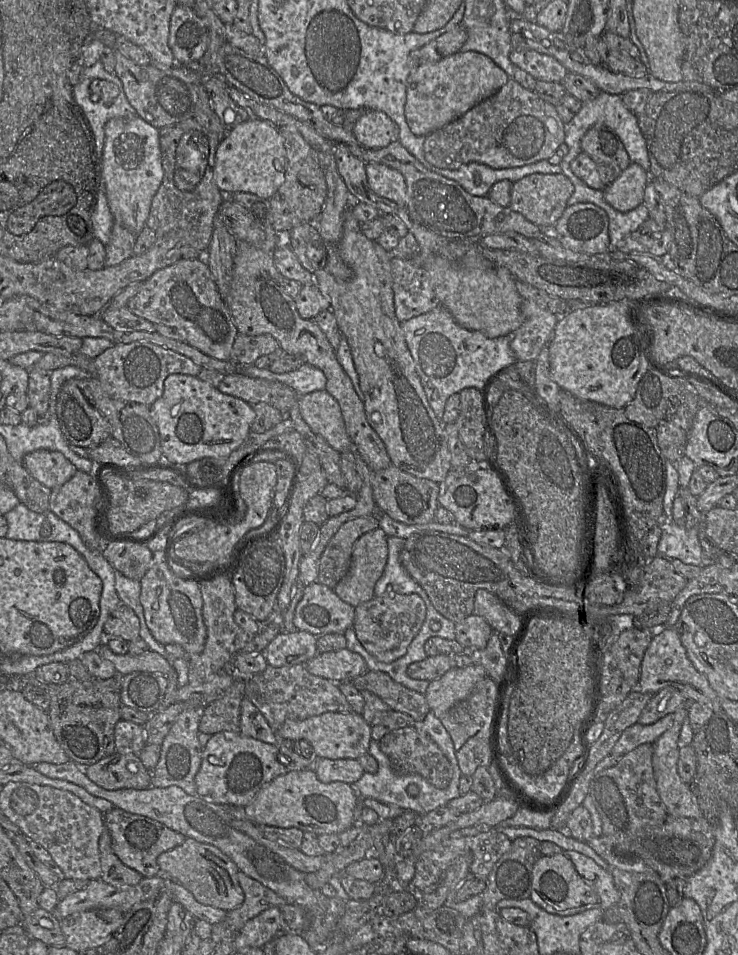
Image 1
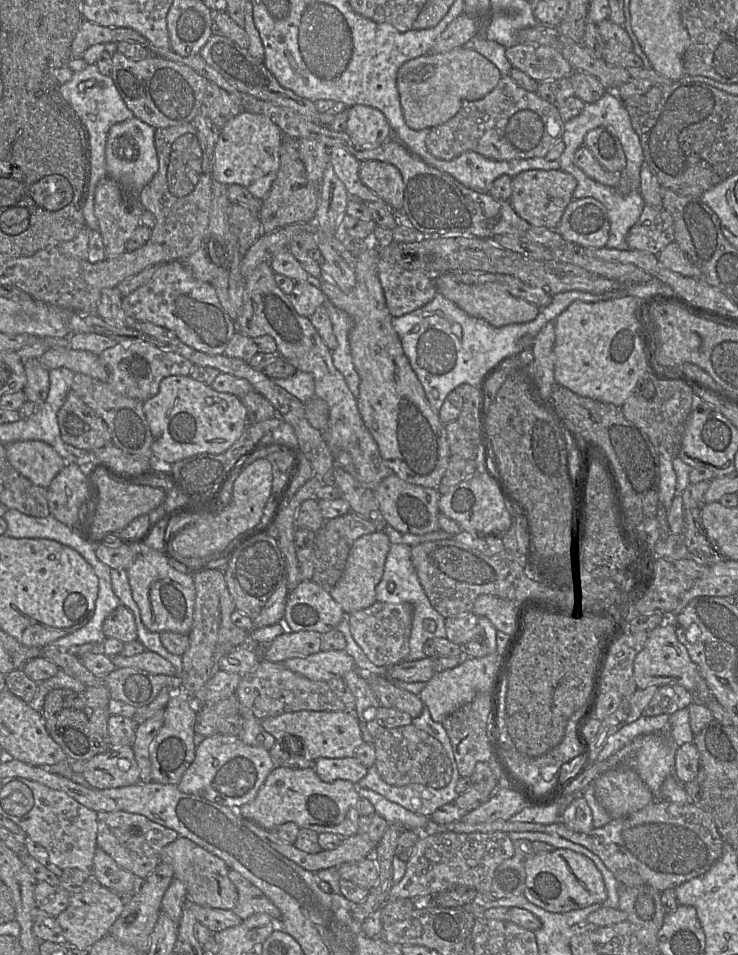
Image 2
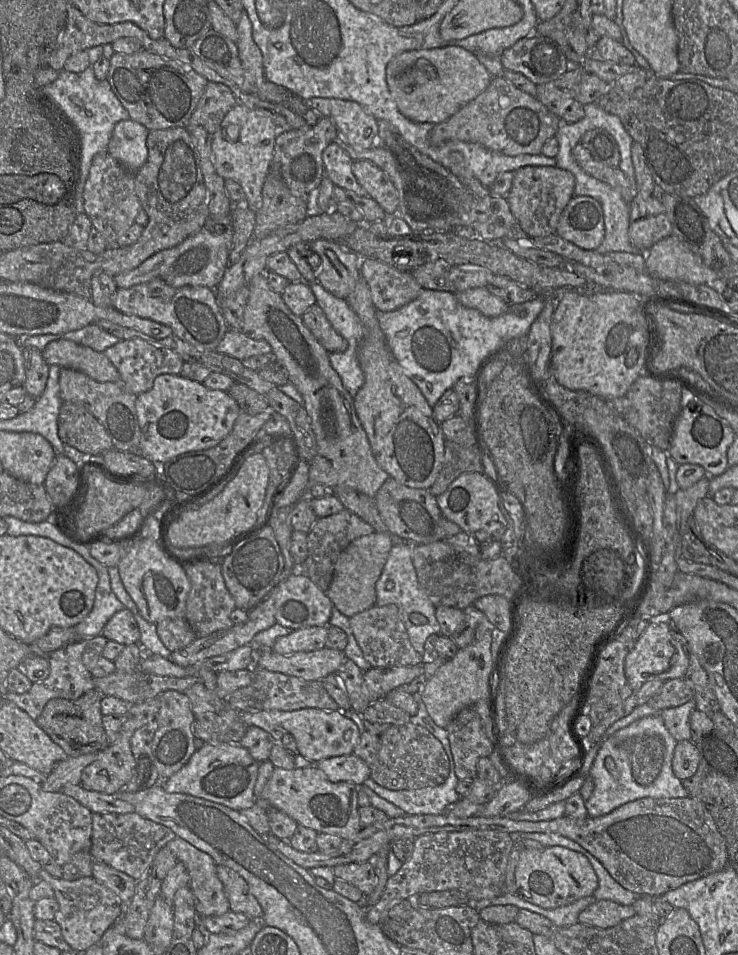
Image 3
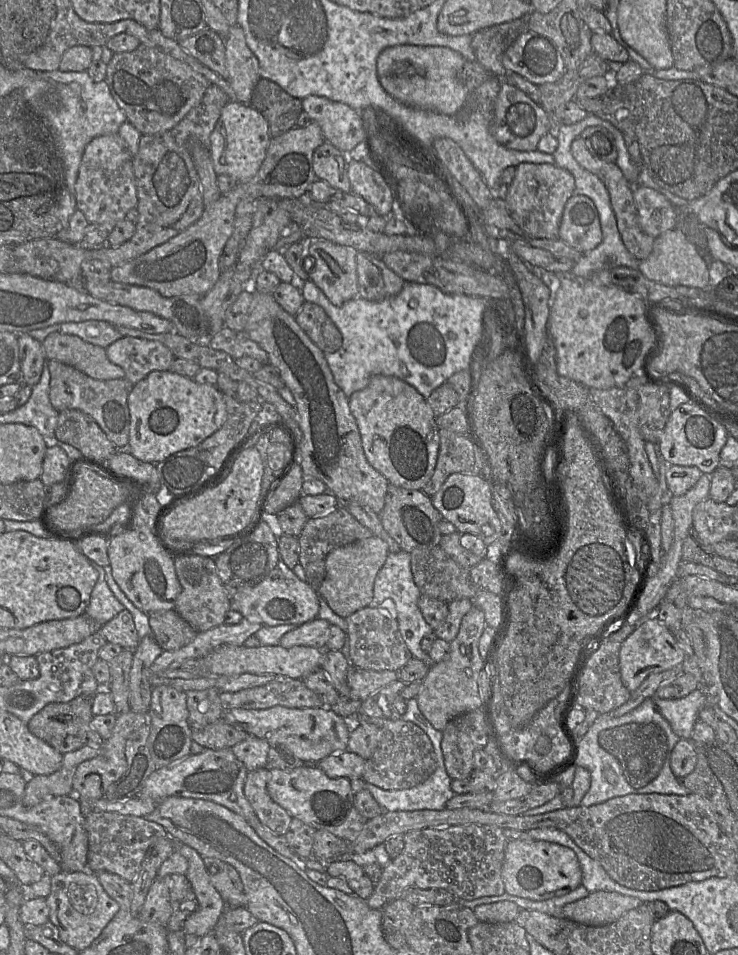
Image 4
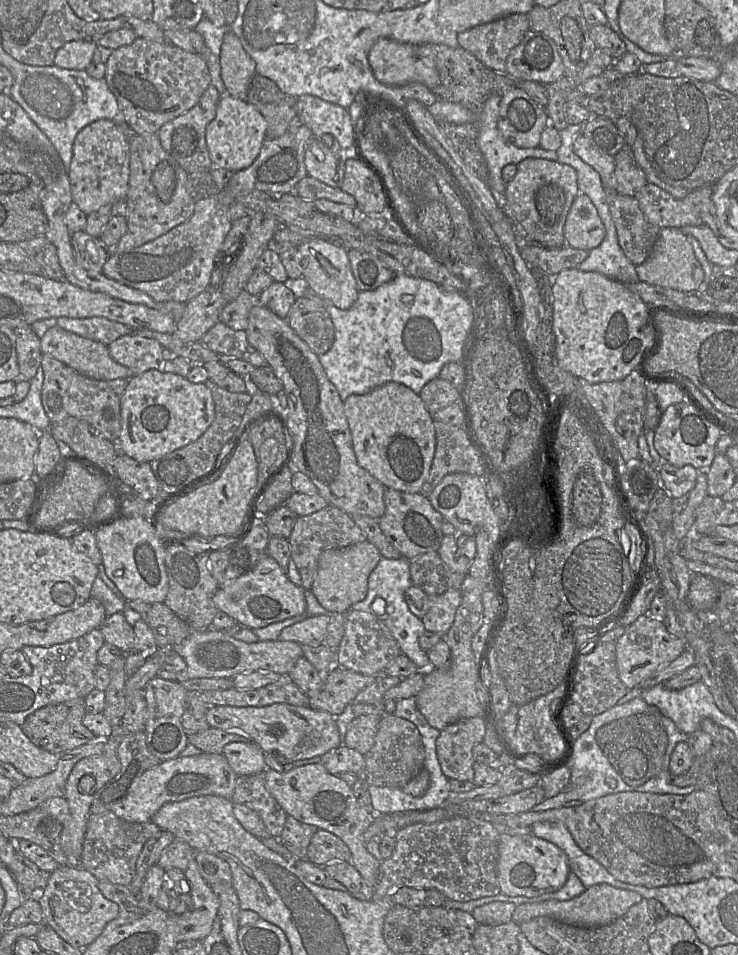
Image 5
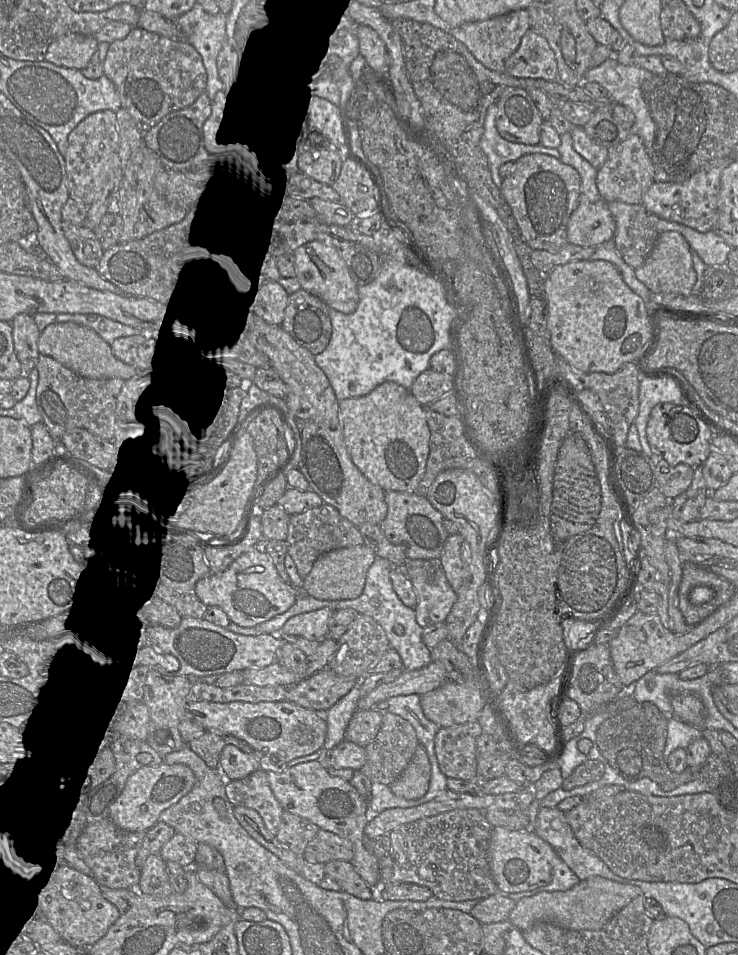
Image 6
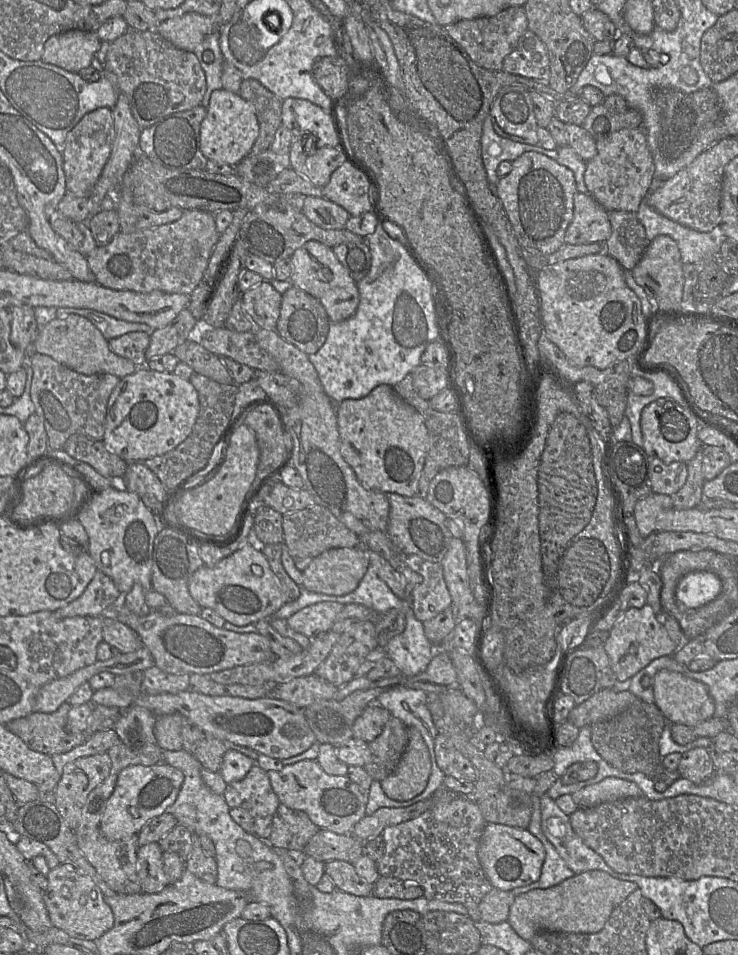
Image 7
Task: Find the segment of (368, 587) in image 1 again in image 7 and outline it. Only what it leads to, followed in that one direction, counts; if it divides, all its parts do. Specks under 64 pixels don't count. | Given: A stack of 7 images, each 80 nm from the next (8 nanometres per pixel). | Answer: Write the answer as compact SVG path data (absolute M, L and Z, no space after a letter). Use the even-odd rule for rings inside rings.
M362 546L332 548L315 557L302 572L303 586L311 592L342 596L357 588L368 567Z

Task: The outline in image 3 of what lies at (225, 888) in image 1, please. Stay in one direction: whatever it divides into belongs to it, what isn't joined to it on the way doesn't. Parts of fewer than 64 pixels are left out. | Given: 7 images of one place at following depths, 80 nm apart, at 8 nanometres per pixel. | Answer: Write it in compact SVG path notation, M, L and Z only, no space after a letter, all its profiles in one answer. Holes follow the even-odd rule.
M177 836L165 846L187 870L188 886L194 897L198 919L219 916L230 911L223 885L216 873L216 863L212 857Z

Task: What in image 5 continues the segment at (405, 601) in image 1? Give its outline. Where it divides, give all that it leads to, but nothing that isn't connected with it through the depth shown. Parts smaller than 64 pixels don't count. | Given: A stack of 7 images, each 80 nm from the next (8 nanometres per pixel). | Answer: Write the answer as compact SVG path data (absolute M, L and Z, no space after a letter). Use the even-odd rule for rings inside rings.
M358 610L345 613L345 631L336 652L339 667L364 675L383 674L389 662L402 654L397 641L382 619L371 612Z

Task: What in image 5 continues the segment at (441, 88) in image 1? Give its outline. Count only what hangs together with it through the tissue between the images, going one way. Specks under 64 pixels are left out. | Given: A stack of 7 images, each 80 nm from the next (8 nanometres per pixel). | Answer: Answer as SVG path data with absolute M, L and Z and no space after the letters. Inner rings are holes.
M379 38L368 53L375 78L389 86L422 83L430 90L438 89L439 75L434 61L428 57L417 57L415 47L409 43Z

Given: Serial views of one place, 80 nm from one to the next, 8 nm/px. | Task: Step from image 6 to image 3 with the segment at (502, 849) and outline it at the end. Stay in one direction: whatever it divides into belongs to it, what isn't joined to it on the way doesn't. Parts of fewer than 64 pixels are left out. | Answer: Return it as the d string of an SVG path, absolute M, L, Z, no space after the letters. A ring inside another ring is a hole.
M562 846L523 848L515 870L515 882L516 893L513 894L543 908L557 908L592 896L599 884L589 860L581 853Z

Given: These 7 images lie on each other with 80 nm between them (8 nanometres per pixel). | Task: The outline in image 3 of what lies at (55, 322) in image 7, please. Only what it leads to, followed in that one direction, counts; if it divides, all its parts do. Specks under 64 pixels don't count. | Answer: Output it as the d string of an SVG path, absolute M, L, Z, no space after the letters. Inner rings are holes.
M59 339L46 345L42 351L46 363L71 368L85 373L98 382L118 382L120 373L103 352L76 342Z

